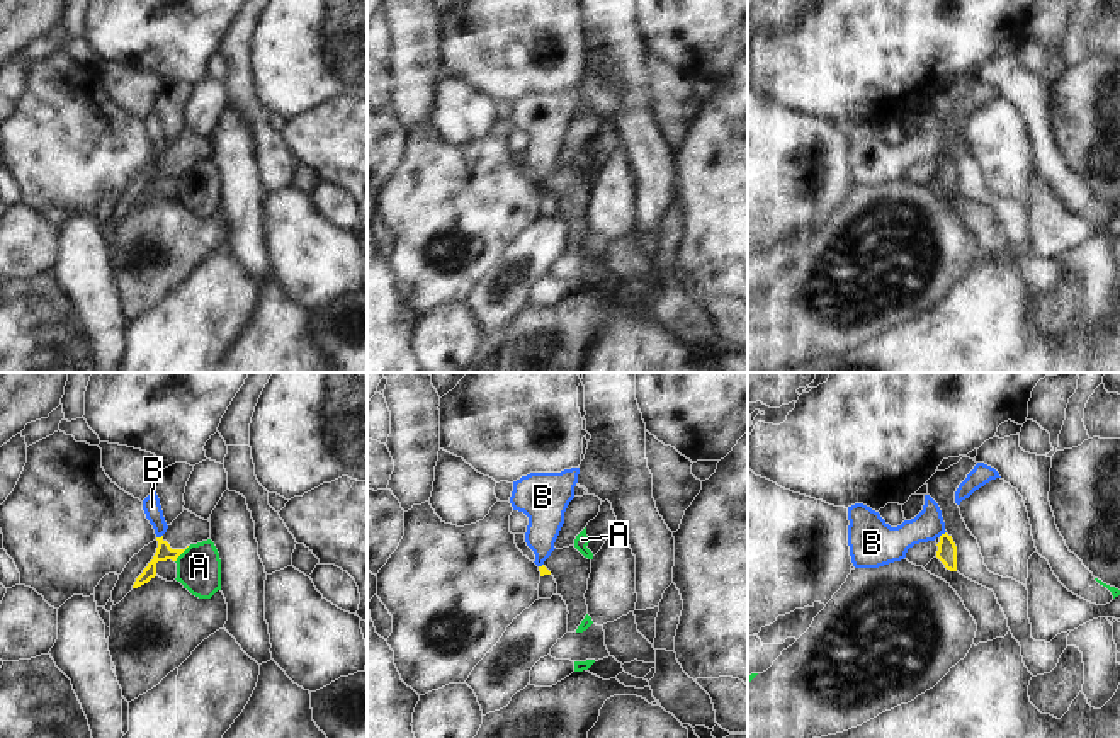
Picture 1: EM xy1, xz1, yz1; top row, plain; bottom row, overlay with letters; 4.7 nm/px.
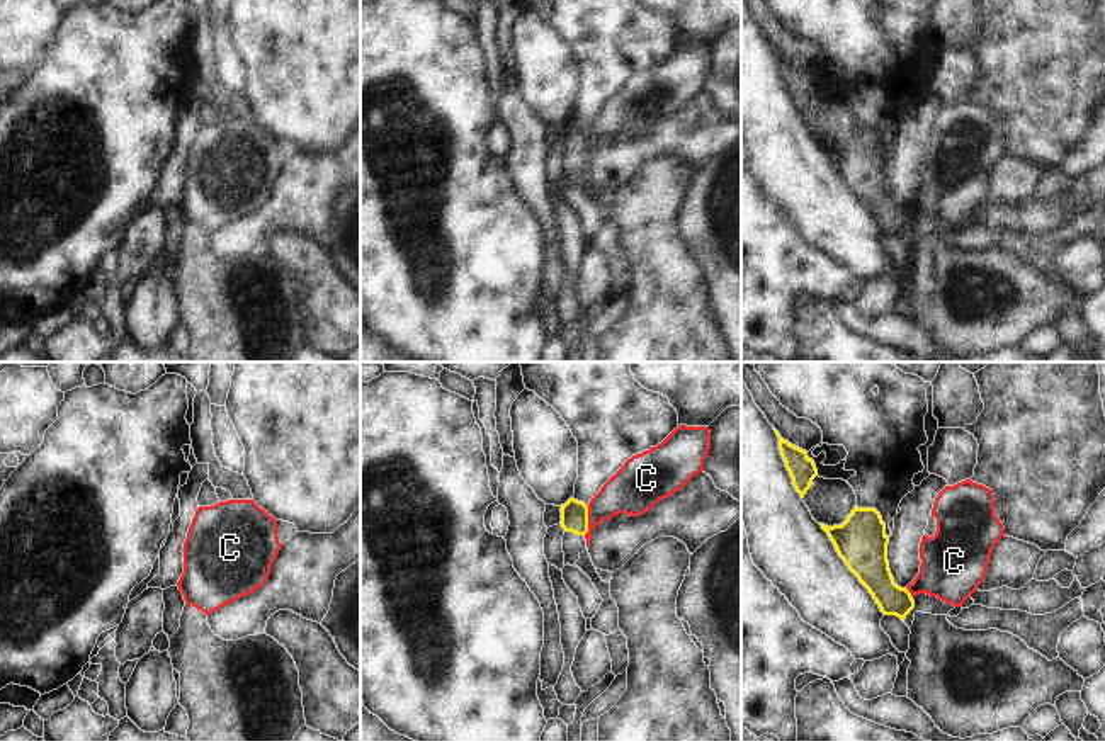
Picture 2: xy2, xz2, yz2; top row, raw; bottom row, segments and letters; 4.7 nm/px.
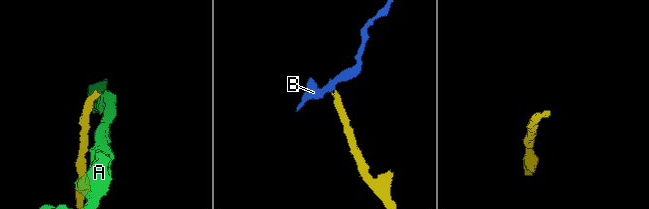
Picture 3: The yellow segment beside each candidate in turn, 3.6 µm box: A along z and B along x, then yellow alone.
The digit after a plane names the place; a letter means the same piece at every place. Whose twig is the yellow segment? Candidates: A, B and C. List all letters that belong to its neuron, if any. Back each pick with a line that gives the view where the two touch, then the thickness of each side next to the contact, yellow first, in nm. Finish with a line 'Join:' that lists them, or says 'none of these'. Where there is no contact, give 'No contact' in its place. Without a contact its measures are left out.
Join: none of these.

